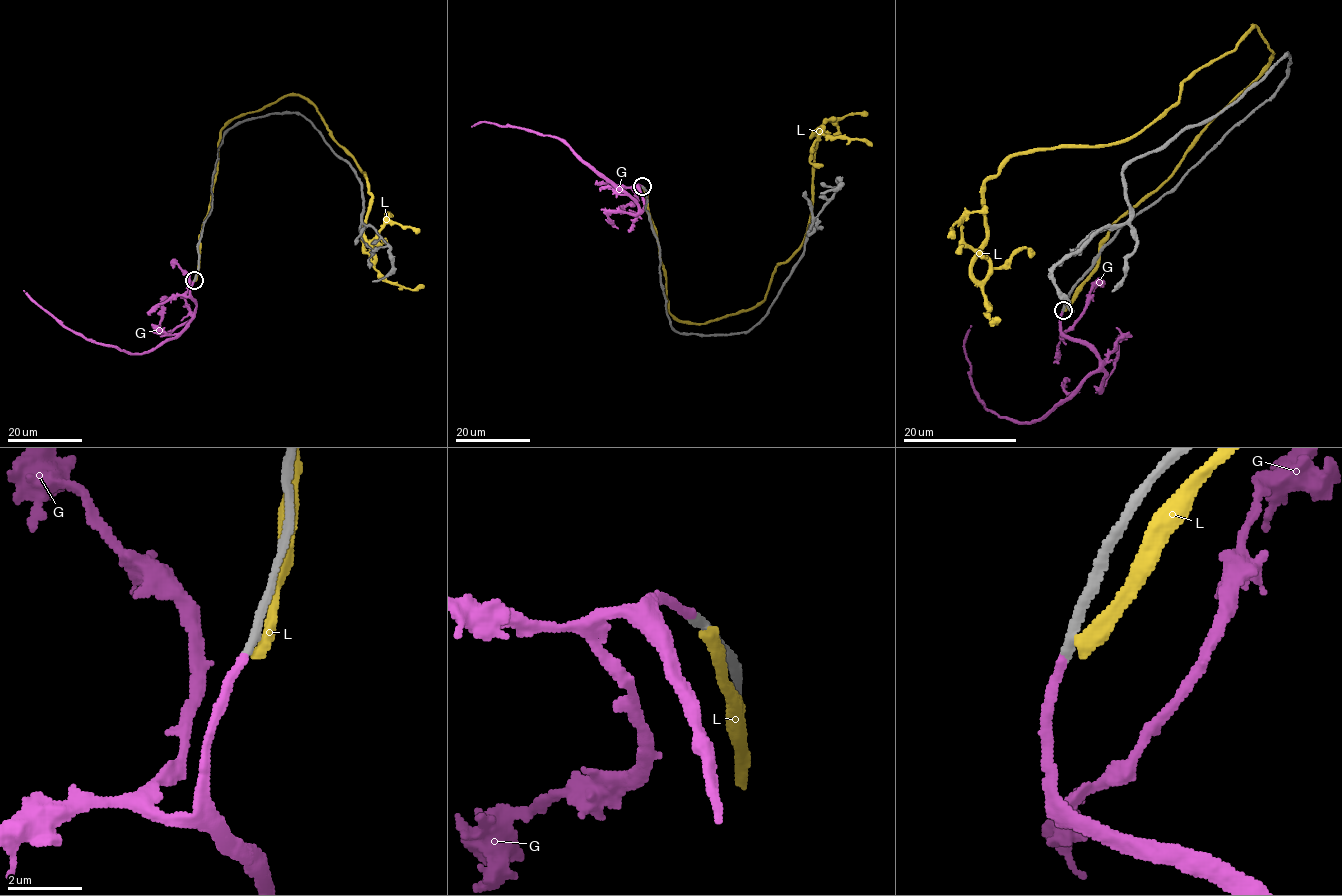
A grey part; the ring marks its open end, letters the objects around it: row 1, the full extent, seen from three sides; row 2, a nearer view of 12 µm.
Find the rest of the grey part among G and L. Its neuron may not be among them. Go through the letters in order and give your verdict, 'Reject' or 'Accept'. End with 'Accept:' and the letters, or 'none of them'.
G: Accept
L: Reject
Accept: G

